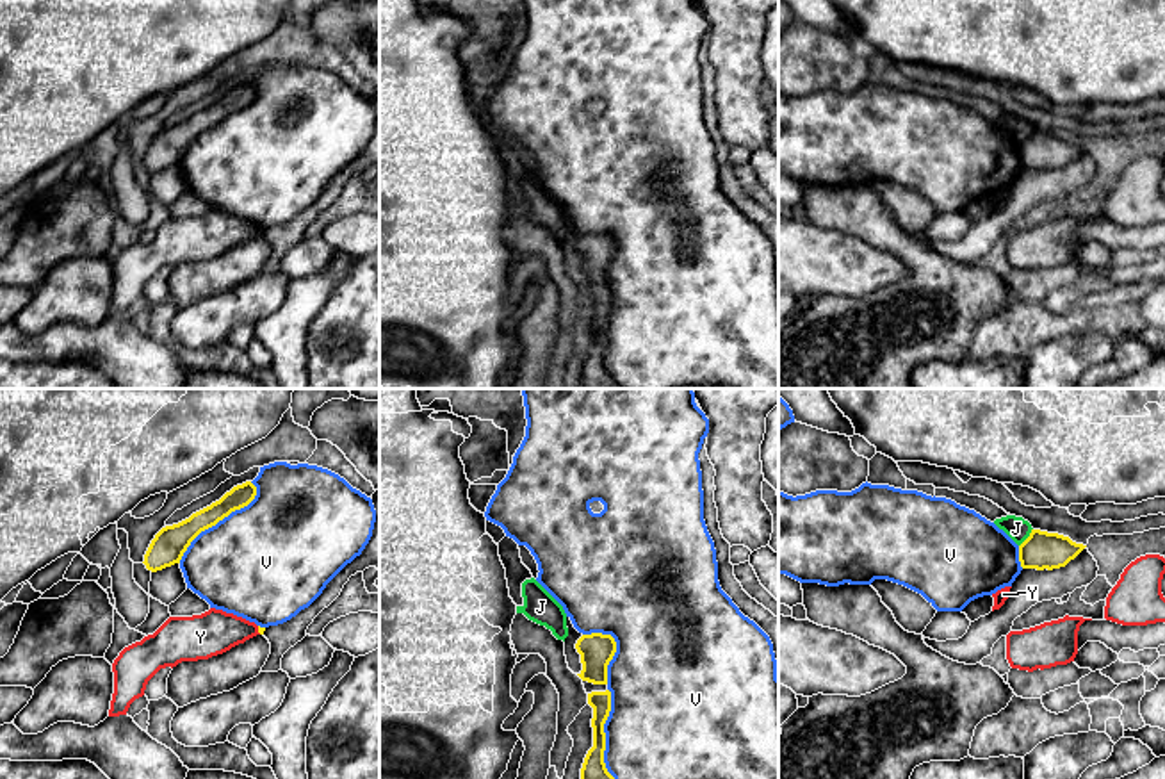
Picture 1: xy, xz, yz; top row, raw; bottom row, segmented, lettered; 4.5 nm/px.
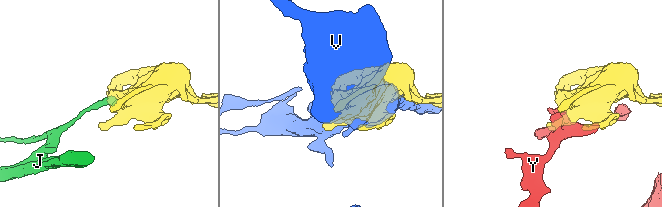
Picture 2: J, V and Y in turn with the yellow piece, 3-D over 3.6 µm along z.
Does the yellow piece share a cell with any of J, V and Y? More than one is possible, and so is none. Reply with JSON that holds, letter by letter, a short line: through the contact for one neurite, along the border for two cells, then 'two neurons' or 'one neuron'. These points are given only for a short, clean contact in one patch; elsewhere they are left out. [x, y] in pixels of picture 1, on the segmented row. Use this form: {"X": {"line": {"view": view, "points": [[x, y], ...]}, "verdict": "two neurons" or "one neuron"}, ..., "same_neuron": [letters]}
{"J": {"line": {"view": "yz", "points": [[1032, 528], [1019, 546]]}, "verdict": "two neurons"}, "V": {"verdict": "two neurons"}, "Y": {"verdict": "two neurons"}, "same_neuron": []}

